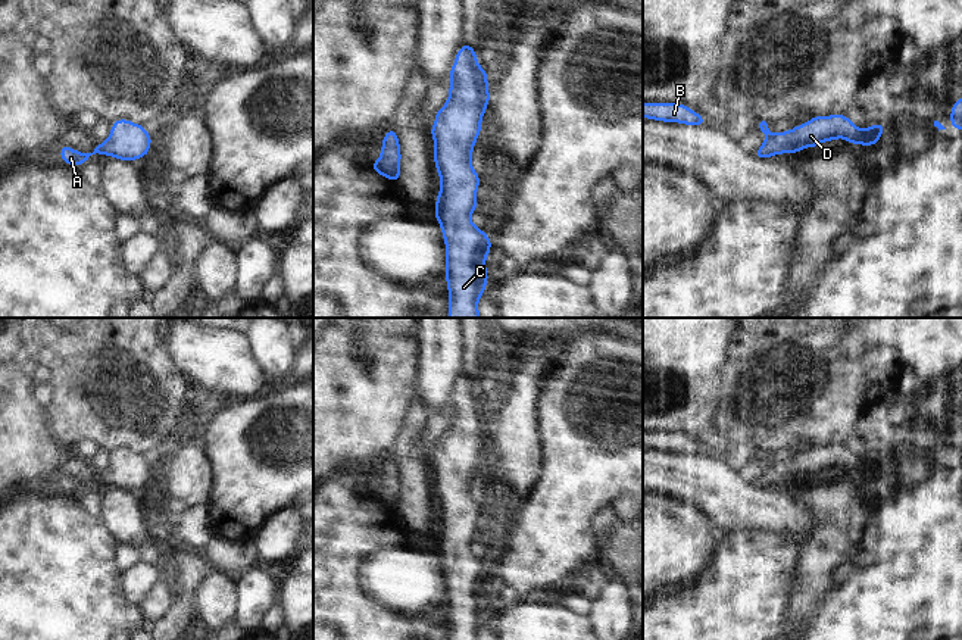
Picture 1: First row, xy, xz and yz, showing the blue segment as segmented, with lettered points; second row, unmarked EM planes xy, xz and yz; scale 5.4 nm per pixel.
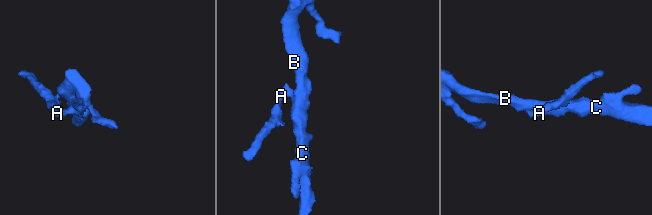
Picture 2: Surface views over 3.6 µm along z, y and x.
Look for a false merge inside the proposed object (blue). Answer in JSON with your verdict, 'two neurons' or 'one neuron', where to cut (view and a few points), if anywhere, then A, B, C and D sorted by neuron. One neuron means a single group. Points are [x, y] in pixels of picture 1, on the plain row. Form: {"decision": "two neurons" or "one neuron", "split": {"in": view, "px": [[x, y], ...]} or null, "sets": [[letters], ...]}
{"decision": "one neuron", "split": null, "sets": [["A", "B", "C", "D"]]}

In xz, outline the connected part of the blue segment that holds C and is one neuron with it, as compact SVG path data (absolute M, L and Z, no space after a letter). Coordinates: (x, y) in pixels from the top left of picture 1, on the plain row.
M463 372L449 405L449 428L435 441L435 453L430 461L441 511L434 546L446 574L449 640L478 640L488 611L485 589L491 569L469 549L477 540L480 516L471 486L491 430L487 405L477 390L477 381Z

